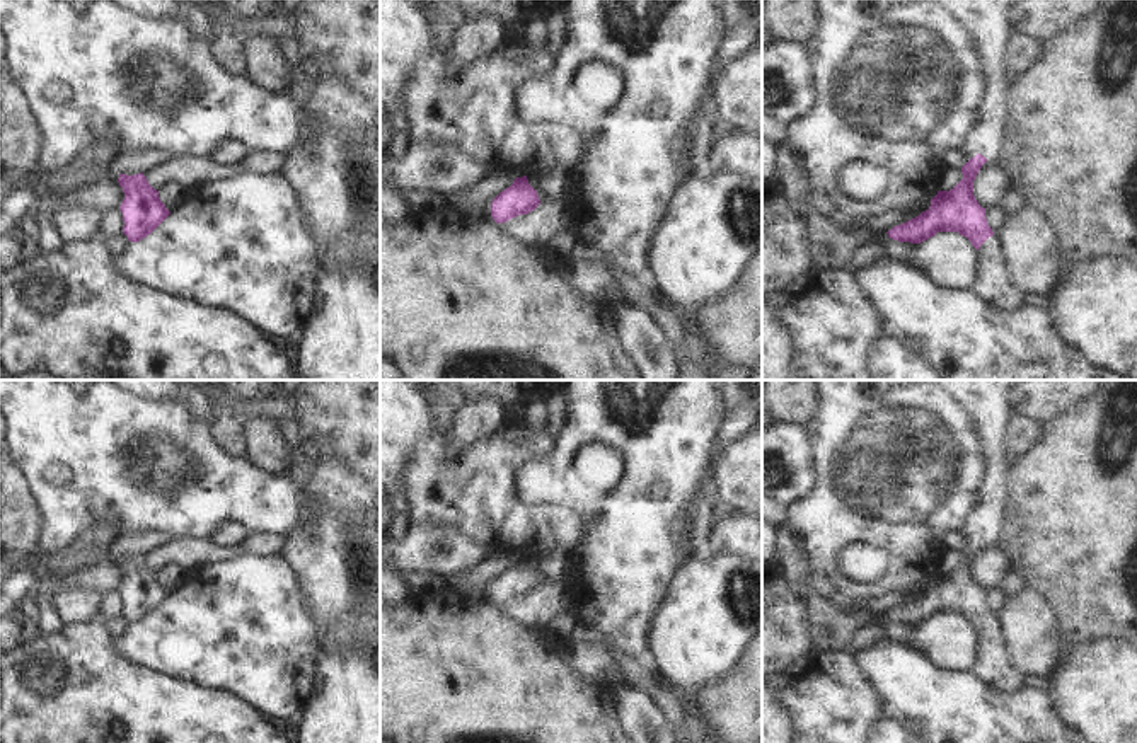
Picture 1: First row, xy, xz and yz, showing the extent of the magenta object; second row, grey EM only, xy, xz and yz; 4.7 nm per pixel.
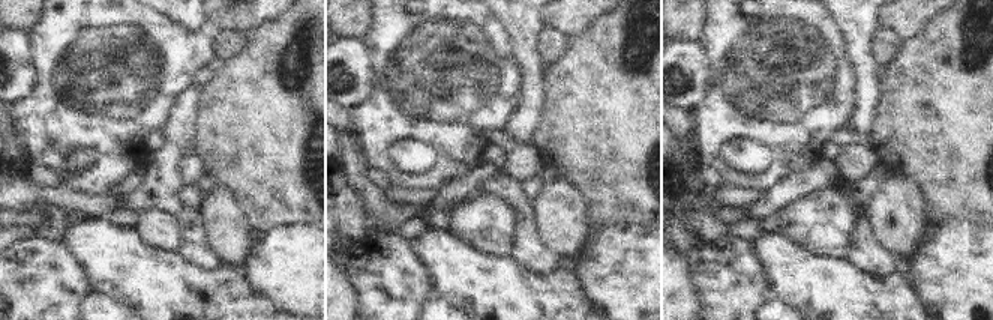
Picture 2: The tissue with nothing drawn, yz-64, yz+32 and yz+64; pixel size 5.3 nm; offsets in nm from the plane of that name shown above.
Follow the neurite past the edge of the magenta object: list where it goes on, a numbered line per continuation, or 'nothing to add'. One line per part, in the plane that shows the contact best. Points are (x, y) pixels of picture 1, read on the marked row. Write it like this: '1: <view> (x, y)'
1: yz (992, 283)

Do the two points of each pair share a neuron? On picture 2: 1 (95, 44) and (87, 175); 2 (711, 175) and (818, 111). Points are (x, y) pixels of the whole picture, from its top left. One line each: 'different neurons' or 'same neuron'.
1: same neuron
2: different neurons

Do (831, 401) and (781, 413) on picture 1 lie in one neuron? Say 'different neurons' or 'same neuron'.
different neurons

